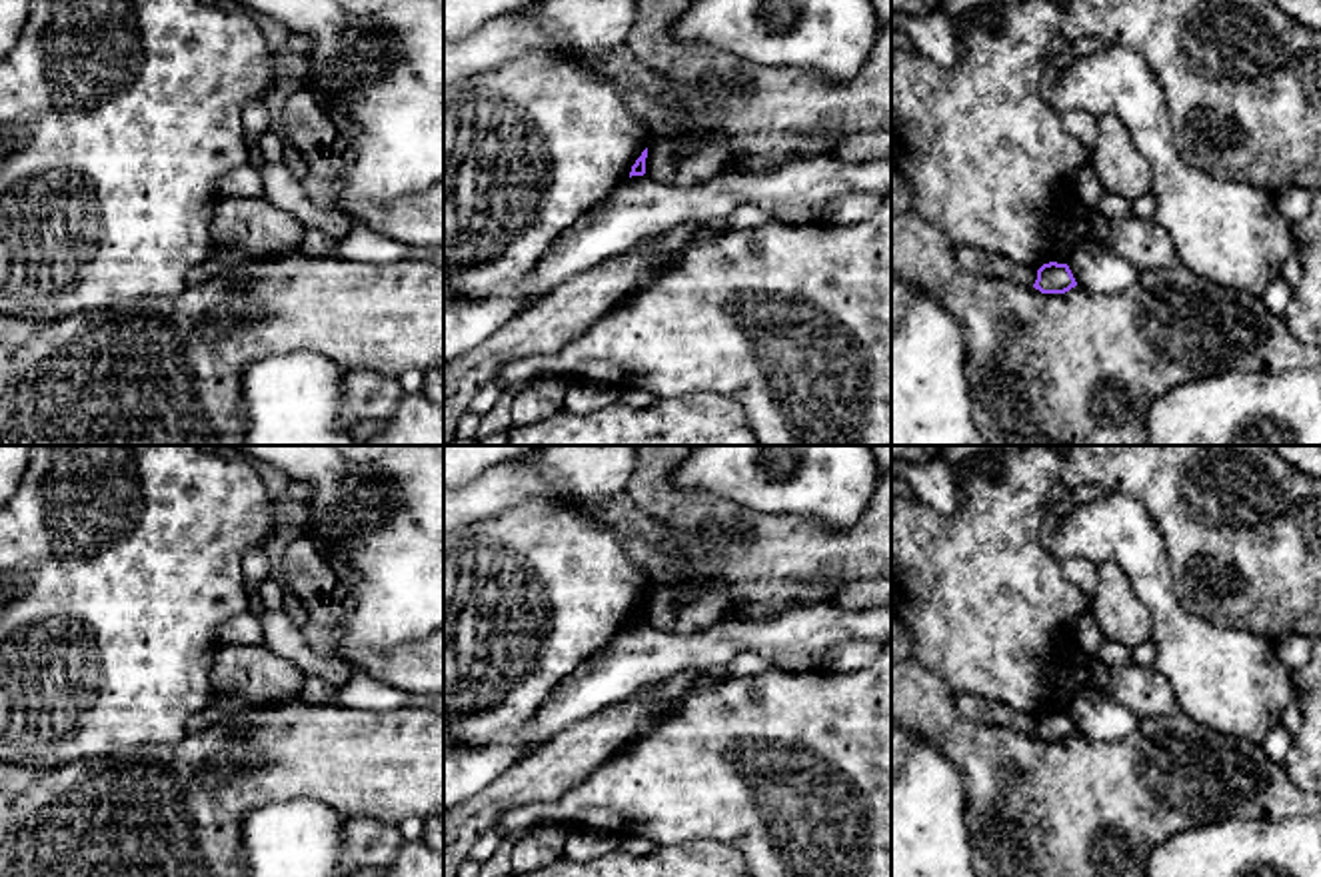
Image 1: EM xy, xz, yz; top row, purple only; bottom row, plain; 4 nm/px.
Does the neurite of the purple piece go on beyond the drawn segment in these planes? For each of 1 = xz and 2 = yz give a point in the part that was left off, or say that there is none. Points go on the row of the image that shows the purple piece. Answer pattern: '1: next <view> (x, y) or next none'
1: next none
2: next none

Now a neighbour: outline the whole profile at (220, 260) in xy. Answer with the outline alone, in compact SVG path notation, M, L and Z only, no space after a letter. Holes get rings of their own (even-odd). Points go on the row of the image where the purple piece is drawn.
M216 250L206 262L190 270L190 282L198 284L202 280L214 278L238 262L240 262L238 254L228 252L228 250Z

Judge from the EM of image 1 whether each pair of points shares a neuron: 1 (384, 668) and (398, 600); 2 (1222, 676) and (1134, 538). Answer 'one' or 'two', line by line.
1: two
2: one

